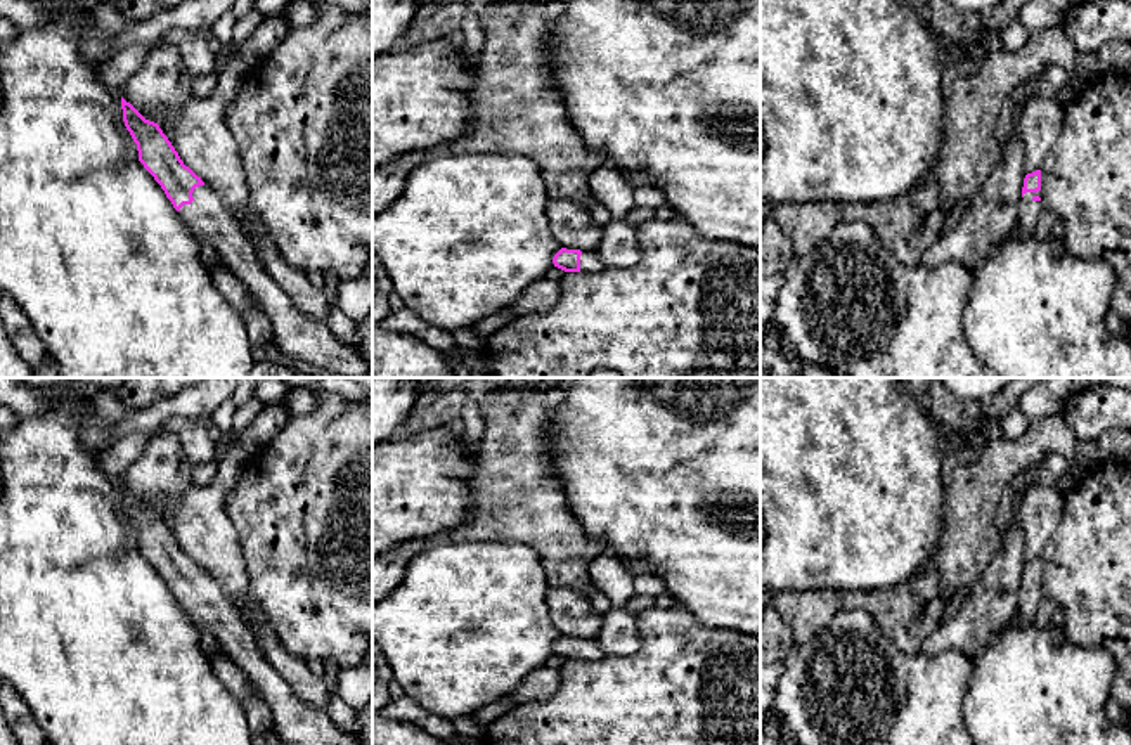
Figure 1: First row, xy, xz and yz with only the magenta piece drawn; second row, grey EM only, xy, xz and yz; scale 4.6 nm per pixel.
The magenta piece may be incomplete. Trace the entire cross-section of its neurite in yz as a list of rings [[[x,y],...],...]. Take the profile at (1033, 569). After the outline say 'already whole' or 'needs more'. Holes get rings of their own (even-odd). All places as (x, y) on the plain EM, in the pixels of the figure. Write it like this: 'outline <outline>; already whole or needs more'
outline [[[1041,558],[1025,563],[1017,612],[1017,619],[1022,625],[1031,625],[1036,620],[1037,606],[1044,596],[1041,589],[1043,577],[1044,565],[1041,563]]]; needs more

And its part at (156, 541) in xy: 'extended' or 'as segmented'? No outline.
extended

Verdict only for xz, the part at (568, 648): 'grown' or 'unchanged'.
grown

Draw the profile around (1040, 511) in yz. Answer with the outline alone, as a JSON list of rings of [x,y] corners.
[[[1031,485],[1022,497],[1017,516],[1024,528],[1024,560],[1041,558],[1058,528],[1065,494],[1043,485]]]

